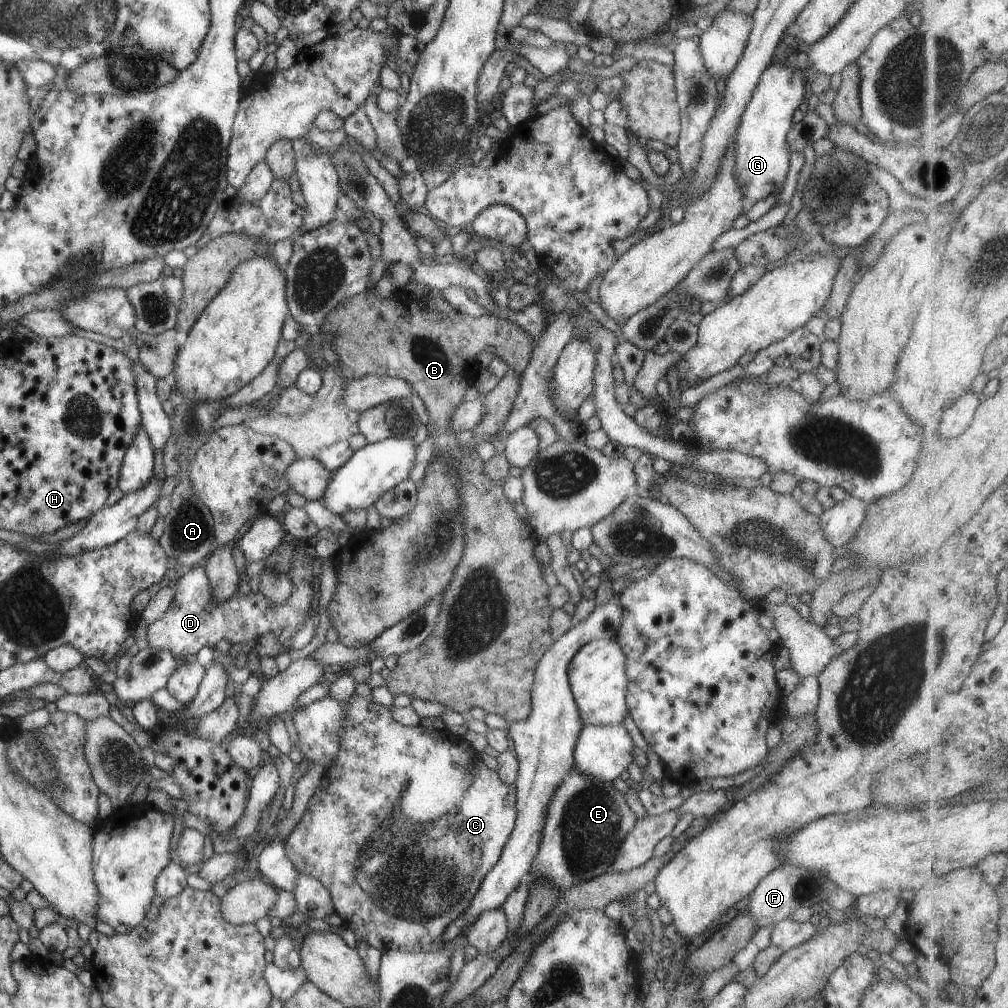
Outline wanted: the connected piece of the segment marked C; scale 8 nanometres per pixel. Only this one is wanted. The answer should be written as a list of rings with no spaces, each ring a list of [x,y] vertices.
[[[366,682],[354,686],[347,704],[345,720],[339,730],[337,754],[321,776],[319,786],[309,798],[309,804],[301,820],[293,827],[291,834],[283,843],[283,850],[299,874],[317,879],[329,891],[334,912],[342,917],[344,929],[354,938],[365,941],[379,952],[385,952],[386,949],[410,953],[435,952],[444,942],[441,940],[444,928],[469,906],[481,880],[497,862],[513,830],[517,812],[515,787],[501,782],[497,772],[483,763],[481,754],[477,753],[462,736],[449,734],[447,730],[442,732],[437,729],[428,730],[419,723],[413,726],[403,726],[395,722],[389,712],[389,707],[375,704],[371,700],[371,689]]]

